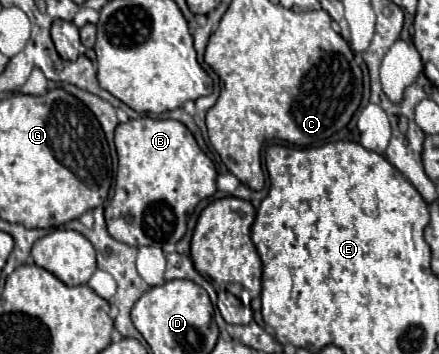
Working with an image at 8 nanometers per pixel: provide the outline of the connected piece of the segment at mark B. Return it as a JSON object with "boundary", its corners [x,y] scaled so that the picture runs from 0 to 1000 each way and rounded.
{"boundary":[[[294,336],[262,364],[271,477],[262,551],[239,585],[248,664],[285,692],[403,686],[426,653],[431,590],[494,540],[485,455],[453,421],[440,376],[399,336]]]}

